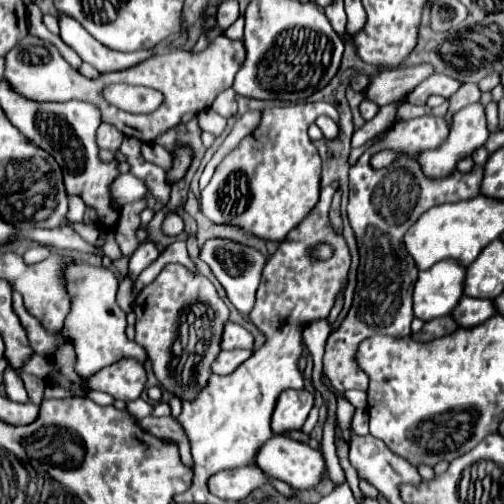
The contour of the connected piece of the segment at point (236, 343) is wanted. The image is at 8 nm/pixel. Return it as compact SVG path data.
M228 323L224 327L222 349L254 349L254 337L248 329L238 323Z

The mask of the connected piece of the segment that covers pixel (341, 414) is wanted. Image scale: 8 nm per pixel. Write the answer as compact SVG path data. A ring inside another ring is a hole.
M337 398L337 420L342 429L342 436L344 440L349 444L350 443L350 433L351 423L355 408L352 404L345 398Z

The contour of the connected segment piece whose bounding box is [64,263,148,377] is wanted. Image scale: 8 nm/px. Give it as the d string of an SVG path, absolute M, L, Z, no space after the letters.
M72 263L66 269L66 277L68 277L68 291L72 293L74 301L72 301L72 311L66 317L64 335L68 335L76 345L76 355L78 355L76 371L84 377L90 377L100 369L126 357L144 363L148 359L146 349L126 337L126 315L116 303L118 281L114 273L102 267Z

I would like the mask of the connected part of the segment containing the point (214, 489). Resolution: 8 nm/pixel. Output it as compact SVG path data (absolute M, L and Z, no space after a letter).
M252 465L240 467L240 469L226 469L218 471L208 479L208 489L212 495L224 499L224 501L242 501L248 497L250 491L260 487L262 483L270 483L280 494L287 498L294 496L294 491L287 483L269 479L267 476Z

